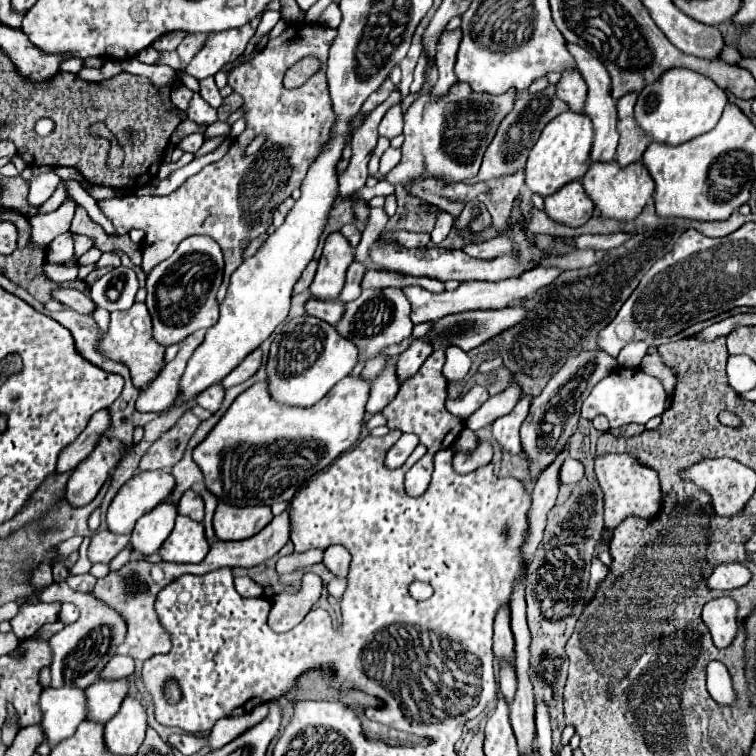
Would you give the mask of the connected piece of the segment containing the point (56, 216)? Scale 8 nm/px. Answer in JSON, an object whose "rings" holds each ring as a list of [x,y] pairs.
{"rings":[[[65,200],[63,204],[54,212],[29,218],[31,224],[31,238],[29,246],[31,248],[41,248],[47,250],[49,244],[63,232],[69,230],[75,214],[76,203],[73,200]]]}

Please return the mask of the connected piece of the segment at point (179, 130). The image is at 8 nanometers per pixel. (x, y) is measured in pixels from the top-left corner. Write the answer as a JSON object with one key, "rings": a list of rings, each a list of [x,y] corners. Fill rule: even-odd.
{"rings":[[[186,119],[182,121],[176,128],[176,130],[173,132],[170,138],[170,142],[176,146],[187,135],[196,132],[204,133],[206,128],[207,127],[199,126],[198,124],[195,124],[195,122]]]}

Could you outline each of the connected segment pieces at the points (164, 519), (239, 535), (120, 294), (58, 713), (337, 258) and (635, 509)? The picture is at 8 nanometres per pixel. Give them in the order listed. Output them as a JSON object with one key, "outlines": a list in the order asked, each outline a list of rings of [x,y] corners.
{"outlines":[[[[167,500],[159,504],[159,508],[153,508],[149,516],[139,518],[135,530],[131,532],[131,550],[137,552],[139,556],[155,554],[171,534],[175,516],[177,508]]],[[[219,502],[215,516],[213,516],[213,528],[219,540],[233,542],[233,540],[245,540],[261,532],[269,522],[273,520],[269,506],[229,506],[225,502]]],[[[113,268],[107,274],[103,274],[93,286],[91,286],[91,300],[95,306],[101,306],[109,312],[113,310],[127,310],[135,302],[135,294],[139,290],[137,276],[133,268]]],[[[75,686],[65,688],[45,688],[41,696],[43,710],[43,732],[51,746],[75,734],[79,722],[87,718],[85,690]]],[[[341,232],[329,234],[323,246],[323,254],[319,258],[315,280],[311,284],[313,296],[319,300],[327,298],[335,300],[343,288],[345,272],[351,262],[353,262],[353,248],[345,240],[345,236]]],[[[607,454],[595,460],[595,474],[605,498],[605,524],[611,530],[627,516],[641,516],[645,520],[651,520],[653,516],[657,516],[663,494],[661,494],[659,478],[655,470],[641,466],[635,458],[627,454]]]]}

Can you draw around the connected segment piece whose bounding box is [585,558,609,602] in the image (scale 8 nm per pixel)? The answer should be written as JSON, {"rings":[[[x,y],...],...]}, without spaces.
{"rings":[[[593,558],[593,562],[591,562],[591,582],[589,582],[589,590],[587,590],[585,602],[589,602],[589,598],[595,594],[595,588],[599,586],[601,580],[605,580],[607,572],[609,572],[609,568],[599,558]]]}

